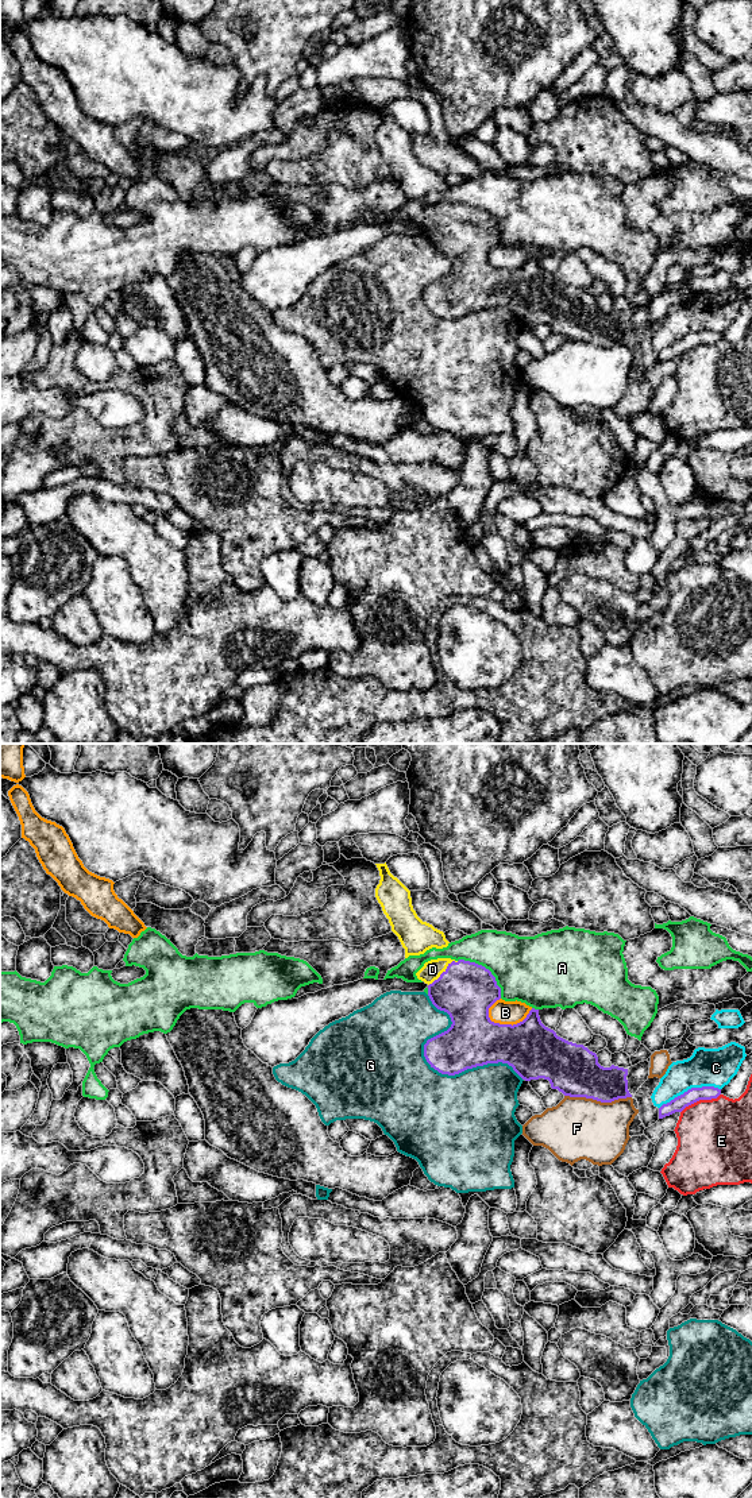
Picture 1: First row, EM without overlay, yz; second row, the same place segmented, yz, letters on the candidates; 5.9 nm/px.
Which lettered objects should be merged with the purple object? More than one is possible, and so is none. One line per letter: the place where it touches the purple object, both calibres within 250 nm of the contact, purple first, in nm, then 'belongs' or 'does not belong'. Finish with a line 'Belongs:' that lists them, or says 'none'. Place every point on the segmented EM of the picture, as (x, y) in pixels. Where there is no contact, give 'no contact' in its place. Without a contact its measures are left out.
A: yz (488, 969) | 340/400 nm | does not belong
B: yz (511, 1024) | 320/140 nm | does not belong
C: yz (689, 1089) | 90/220 nm | does not belong
D: yz (443, 972) | 340/120 nm | belongs
E: yz (700, 1099) | 90/440 nm | does not belong
F: yz (598, 1100) | 300/380 nm | does not belong
G: yz (436, 1069) | 300/480 nm | does not belong
Belongs: D

